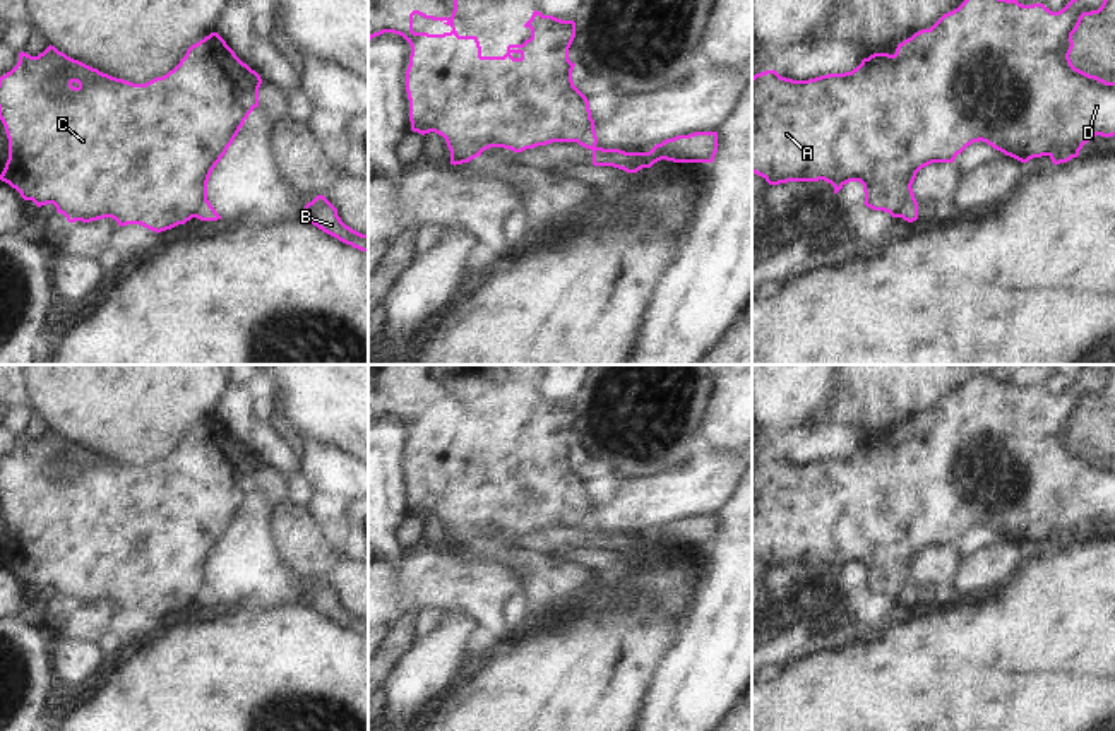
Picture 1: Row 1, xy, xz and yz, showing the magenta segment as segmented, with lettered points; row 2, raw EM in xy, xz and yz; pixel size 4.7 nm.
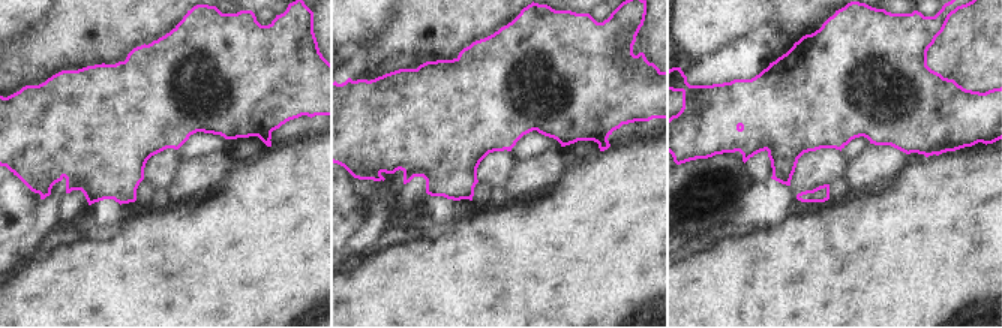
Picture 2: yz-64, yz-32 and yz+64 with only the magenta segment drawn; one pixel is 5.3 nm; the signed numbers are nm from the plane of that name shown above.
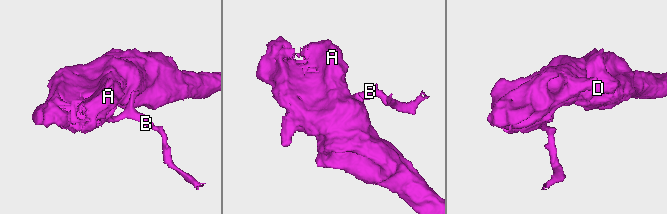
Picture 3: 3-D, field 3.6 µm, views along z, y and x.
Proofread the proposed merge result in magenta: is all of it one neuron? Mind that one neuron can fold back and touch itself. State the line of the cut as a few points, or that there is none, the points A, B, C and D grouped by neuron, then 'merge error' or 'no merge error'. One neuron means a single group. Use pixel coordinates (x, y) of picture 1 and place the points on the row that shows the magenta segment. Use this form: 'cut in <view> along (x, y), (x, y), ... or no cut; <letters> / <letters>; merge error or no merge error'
cut in yz along (915, 199), (908, 201), (898, 216); A C D / B; merge error

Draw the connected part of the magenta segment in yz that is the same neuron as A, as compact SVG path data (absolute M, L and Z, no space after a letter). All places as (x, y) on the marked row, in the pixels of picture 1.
M964 0L952 12L944 14L930 29L921 29L897 45L896 53L874 53L863 58L851 72L827 74L808 80L781 77L776 70L766 70L752 77L752 173L762 176L769 185L788 181L824 180L838 193L846 183L860 181L865 192L865 205L874 211L889 212L899 217L906 202L915 202L913 181L916 173L932 163L954 163L973 142L987 142L993 149L1021 163L1033 157L1048 156L1053 164L1067 163L1079 156L1079 151L1093 137L1115 135L1115 82L1106 82L1076 68L1069 58L1077 31L1084 15L1100 14L1108 0L1070 0L1062 10L1052 12L1043 3L1023 5L1017 0Z

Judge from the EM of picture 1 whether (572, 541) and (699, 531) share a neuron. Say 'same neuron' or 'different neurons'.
same neuron

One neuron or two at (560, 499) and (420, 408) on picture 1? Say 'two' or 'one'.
one

